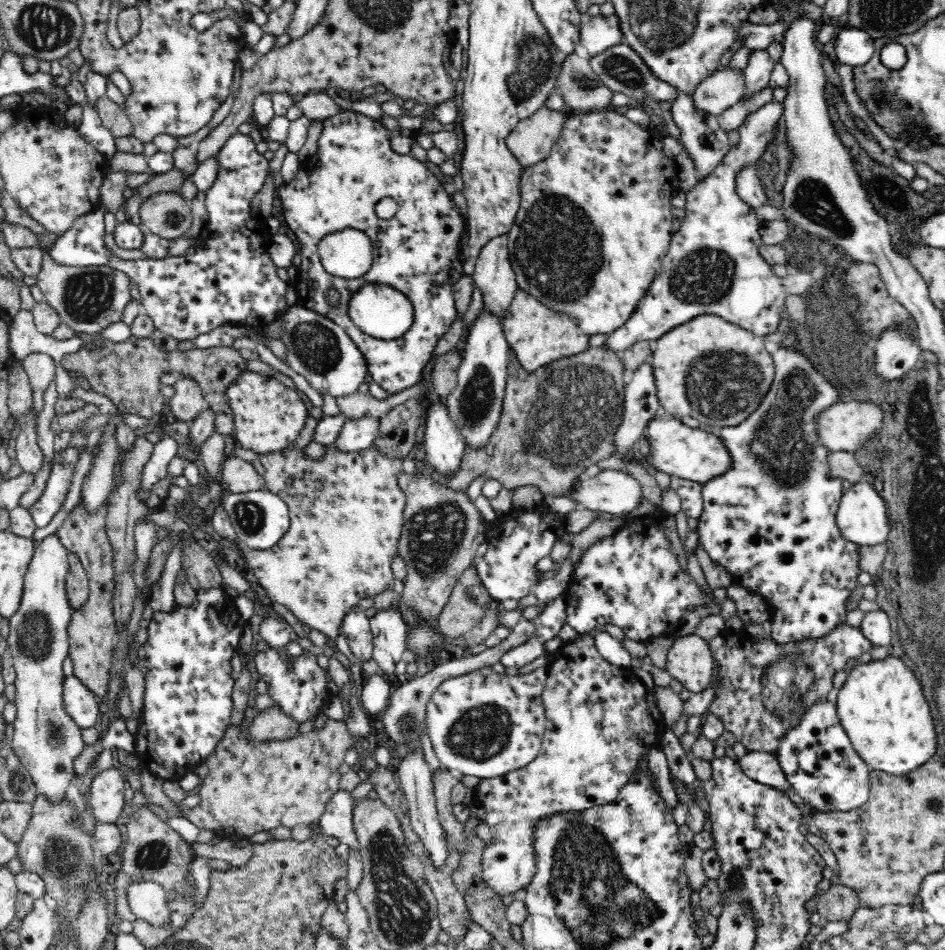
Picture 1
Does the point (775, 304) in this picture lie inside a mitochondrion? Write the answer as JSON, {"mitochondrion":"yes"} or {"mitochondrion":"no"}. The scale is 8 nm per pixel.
{"mitochondrion":"no"}

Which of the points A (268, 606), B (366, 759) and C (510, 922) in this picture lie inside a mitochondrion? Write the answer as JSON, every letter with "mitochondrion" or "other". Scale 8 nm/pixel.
{"A":"other","B":"other","C":"other"}

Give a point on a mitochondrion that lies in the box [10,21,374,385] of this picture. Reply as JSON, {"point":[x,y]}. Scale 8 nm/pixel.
{"point":[87,297]}

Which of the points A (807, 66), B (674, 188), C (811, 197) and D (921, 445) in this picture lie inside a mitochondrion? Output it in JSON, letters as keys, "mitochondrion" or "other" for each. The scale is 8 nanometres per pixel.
{"A":"other","B":"other","C":"mitochondrion","D":"mitochondrion"}

